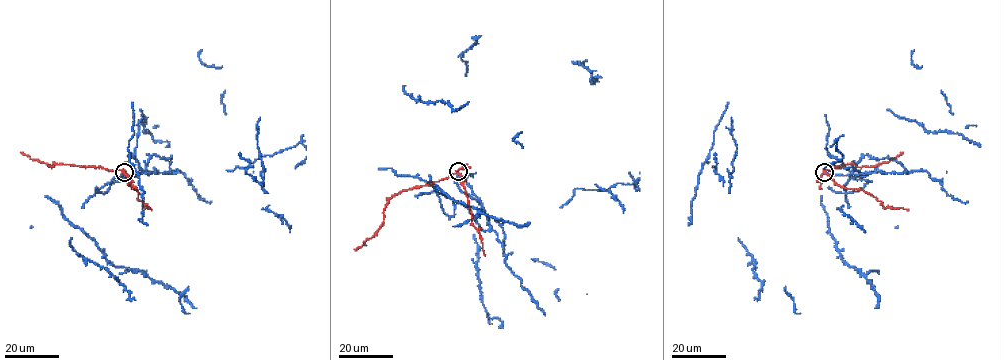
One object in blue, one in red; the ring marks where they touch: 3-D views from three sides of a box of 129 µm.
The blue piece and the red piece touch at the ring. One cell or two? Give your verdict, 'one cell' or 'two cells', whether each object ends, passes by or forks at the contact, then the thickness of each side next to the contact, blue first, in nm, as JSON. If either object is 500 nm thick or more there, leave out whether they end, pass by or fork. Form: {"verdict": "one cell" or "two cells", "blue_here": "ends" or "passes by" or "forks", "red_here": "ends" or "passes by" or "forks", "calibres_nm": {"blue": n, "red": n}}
{"verdict": "two cells", "blue_here": "ends", "red_here": "passes by", "calibres_nm": {"blue": 240, "red": 280}}

